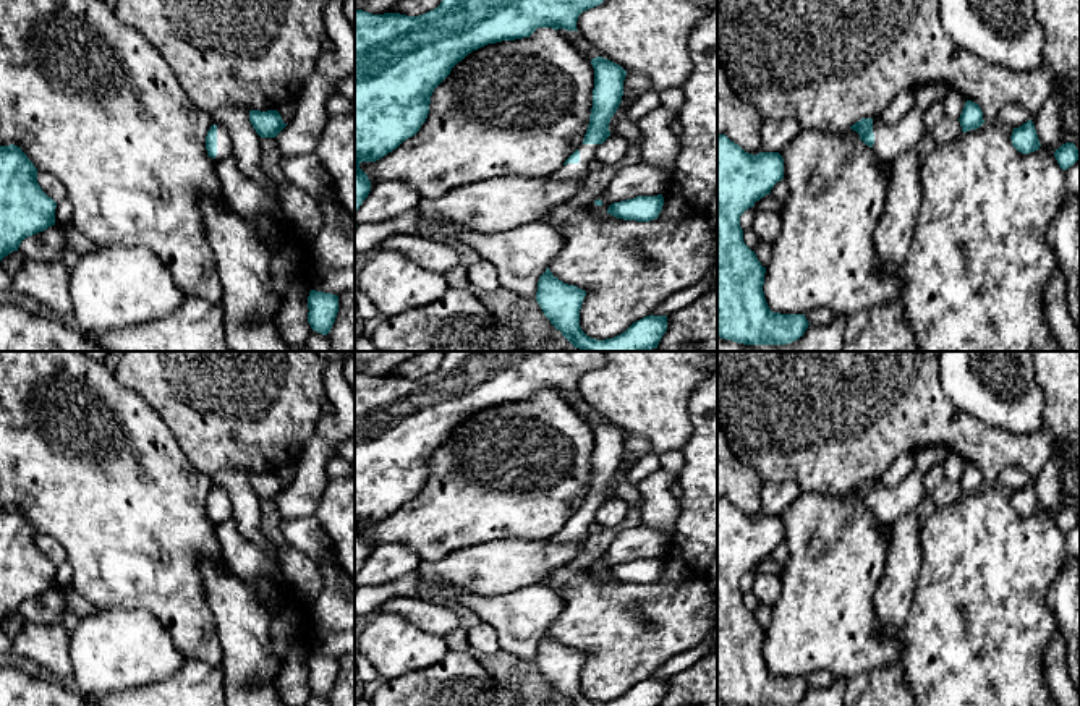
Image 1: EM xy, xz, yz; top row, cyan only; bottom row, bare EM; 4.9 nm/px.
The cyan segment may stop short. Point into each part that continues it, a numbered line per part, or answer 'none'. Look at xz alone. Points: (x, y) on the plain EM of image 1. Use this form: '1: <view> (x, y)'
1: xz (578, 535)

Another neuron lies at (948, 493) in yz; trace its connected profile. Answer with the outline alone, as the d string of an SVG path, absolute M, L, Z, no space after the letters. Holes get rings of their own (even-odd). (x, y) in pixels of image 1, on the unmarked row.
M944 479L933 492L931 492L933 502L936 508L944 508L957 504L963 494L959 483L954 483L950 479Z

